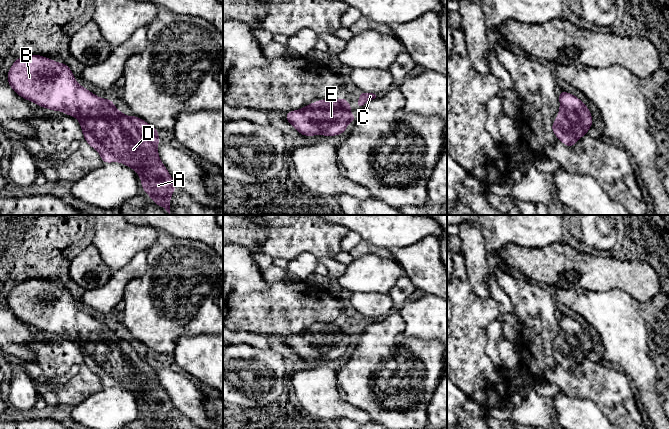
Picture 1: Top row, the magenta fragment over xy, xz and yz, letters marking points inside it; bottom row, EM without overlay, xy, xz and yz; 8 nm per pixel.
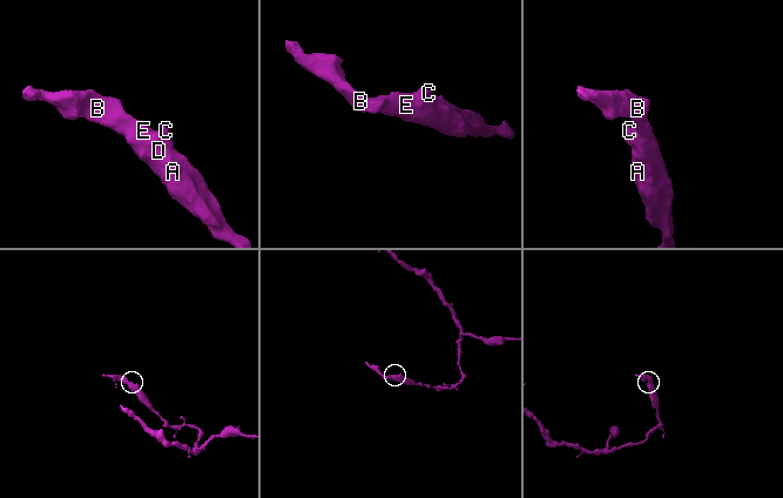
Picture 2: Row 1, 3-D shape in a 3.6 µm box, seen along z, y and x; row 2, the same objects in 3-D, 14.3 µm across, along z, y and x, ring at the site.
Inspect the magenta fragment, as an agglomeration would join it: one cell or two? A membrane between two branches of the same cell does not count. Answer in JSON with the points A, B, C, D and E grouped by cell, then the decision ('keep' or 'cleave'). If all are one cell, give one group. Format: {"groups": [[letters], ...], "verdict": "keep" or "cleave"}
{"groups": [["A", "B", "C", "D", "E"]], "verdict": "keep"}

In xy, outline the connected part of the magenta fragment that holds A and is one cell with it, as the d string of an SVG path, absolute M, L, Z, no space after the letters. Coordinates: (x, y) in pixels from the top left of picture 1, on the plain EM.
M30 278L15 284L7 302L8 309L20 321L40 331L74 340L80 346L85 365L99 376L103 387L120 386L132 392L141 403L142 414L155 428L170 429L177 409L160 384L158 353L137 340L126 340L115 331L113 324L100 322L80 310L66 287Z

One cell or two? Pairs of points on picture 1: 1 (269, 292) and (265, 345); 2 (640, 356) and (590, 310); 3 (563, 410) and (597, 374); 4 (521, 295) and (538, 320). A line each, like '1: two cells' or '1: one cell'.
1: two cells
2: one cell
3: two cells
4: one cell

